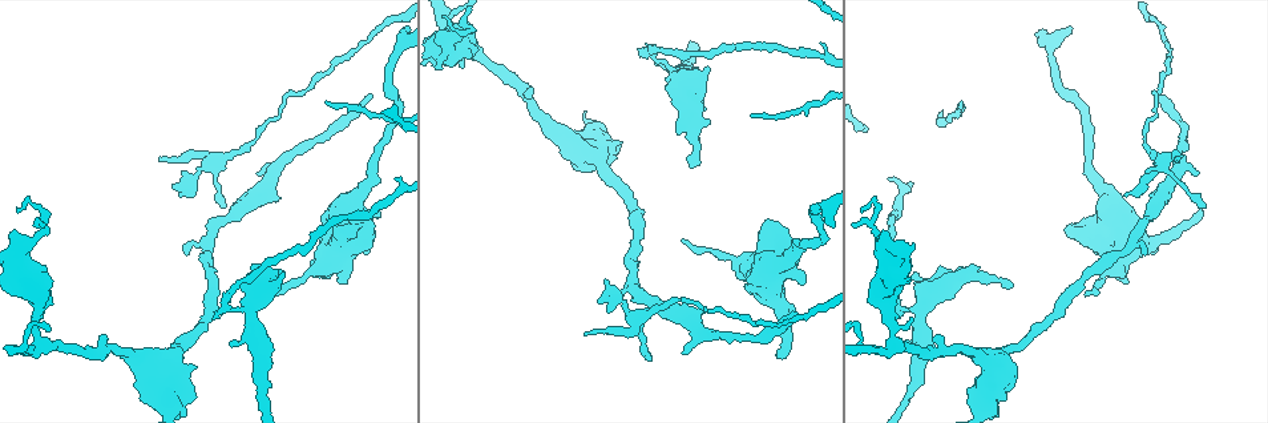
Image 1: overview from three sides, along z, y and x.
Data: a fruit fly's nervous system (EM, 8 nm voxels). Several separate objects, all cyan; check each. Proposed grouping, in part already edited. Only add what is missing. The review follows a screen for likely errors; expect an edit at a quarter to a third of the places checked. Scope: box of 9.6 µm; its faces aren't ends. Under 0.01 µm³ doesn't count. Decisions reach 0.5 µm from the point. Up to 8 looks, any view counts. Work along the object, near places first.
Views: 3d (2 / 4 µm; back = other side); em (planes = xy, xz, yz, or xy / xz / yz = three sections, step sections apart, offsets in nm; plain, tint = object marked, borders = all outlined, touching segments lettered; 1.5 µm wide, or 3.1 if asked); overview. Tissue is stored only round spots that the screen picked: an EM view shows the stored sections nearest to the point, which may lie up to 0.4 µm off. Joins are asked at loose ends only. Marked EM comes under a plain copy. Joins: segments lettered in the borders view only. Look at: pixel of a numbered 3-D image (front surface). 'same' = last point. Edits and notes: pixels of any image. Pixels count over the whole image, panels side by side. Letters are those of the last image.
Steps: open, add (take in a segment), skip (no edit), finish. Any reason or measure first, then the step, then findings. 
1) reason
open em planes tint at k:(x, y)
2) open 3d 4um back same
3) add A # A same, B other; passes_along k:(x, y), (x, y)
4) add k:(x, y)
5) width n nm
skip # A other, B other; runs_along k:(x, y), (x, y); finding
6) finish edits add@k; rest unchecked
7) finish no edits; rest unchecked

branch stops here
open em yz step 8 borders at 1:(1203, 212)

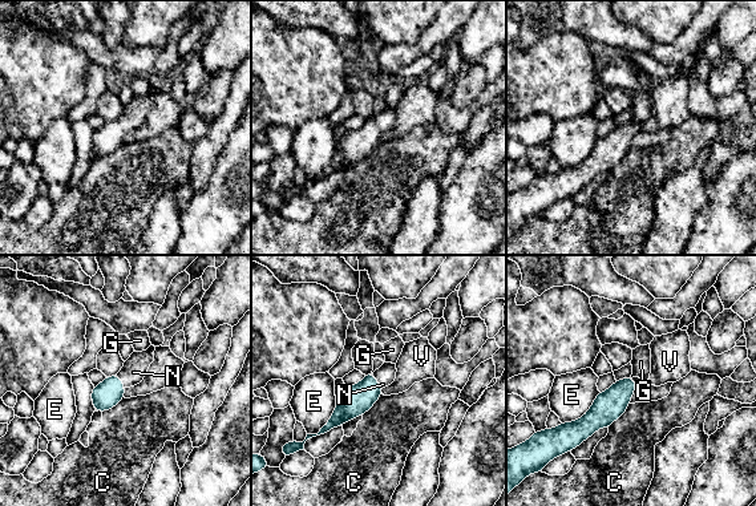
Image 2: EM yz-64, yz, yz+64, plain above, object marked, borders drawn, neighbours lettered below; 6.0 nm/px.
open em planes borders same

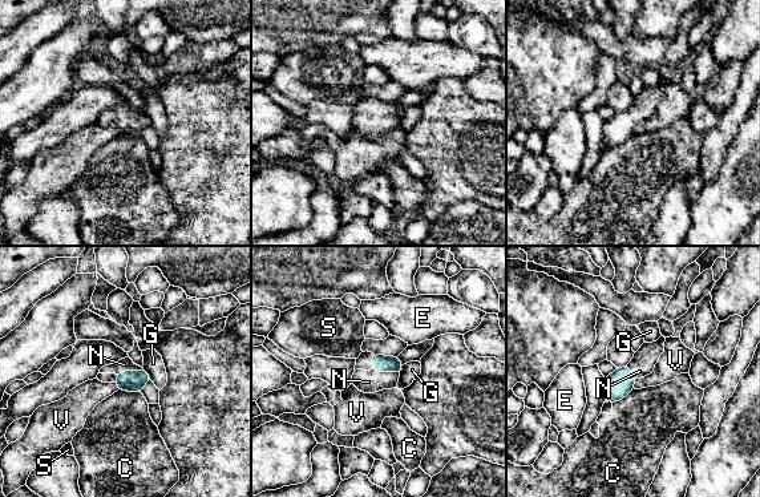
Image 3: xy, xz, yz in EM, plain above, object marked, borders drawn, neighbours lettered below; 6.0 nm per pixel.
add N # C other, E other, G other, N same, S other, V other; passes_along 3:(380, 363), (385, 371), (368, 382); the cell continues

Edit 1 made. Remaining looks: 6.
open overview

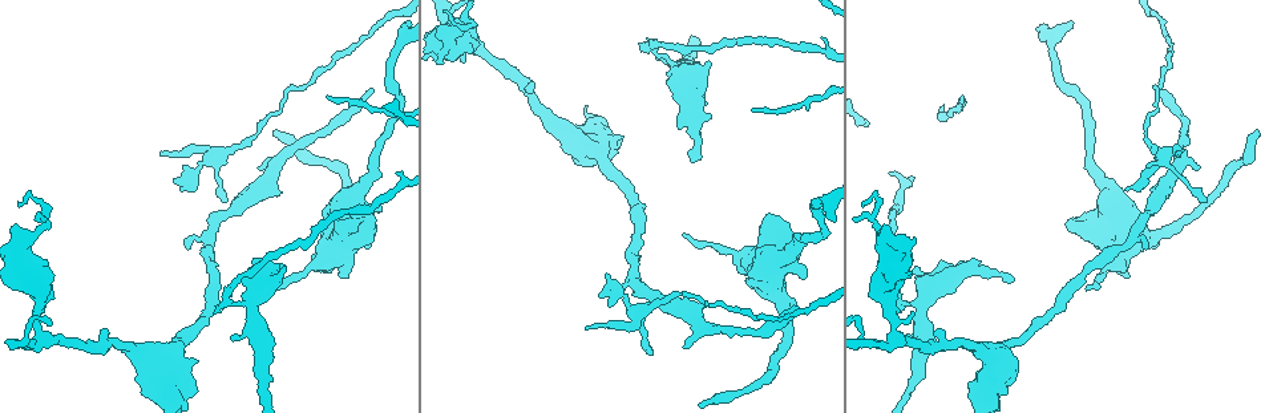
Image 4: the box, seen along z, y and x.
free end
open 3d 2um at 4:(585, 330)

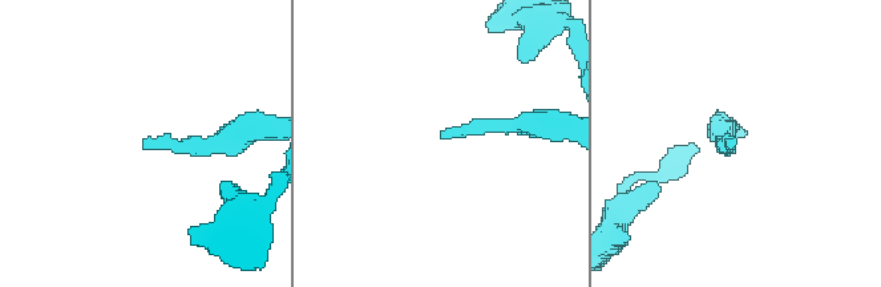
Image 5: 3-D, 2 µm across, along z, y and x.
shape alone is not enough
open em planes tint at 5:(732, 142)

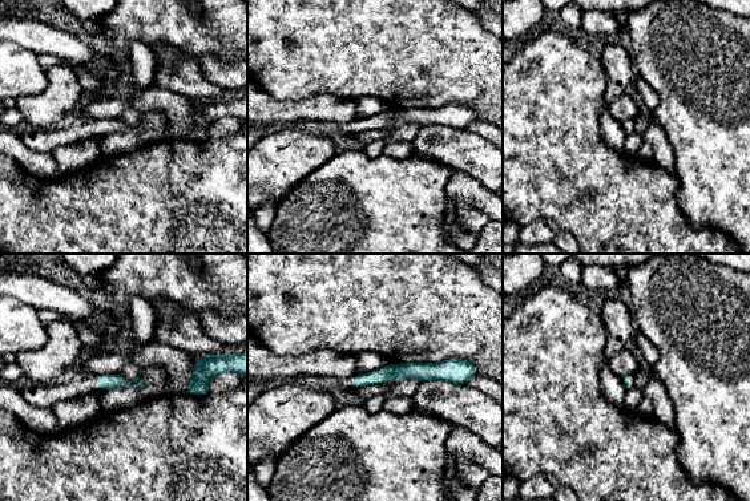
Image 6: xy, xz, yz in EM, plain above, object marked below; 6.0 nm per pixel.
open em planes borders same

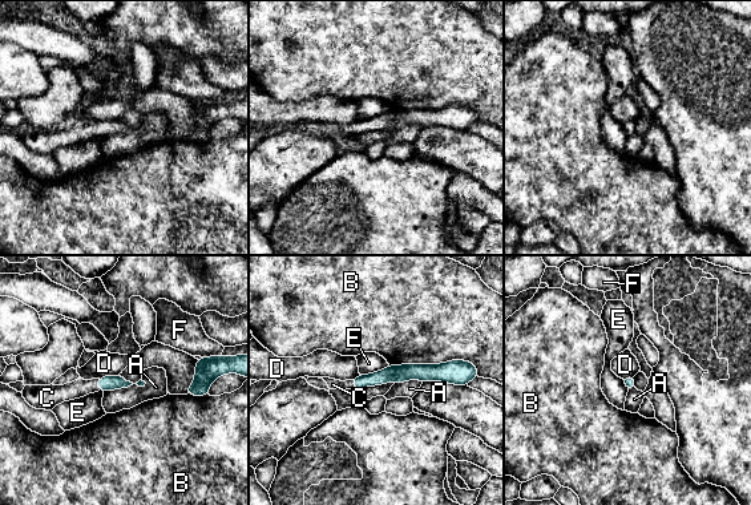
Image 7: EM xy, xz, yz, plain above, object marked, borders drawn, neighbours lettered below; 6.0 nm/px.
add C # A other, B other, C same, D other, E other, F other; passes_along 7:(107, 383), (97, 383), (79, 388); it goes on there

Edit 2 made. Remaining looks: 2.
an open end
open 3d 4um at 4:(286, 268)

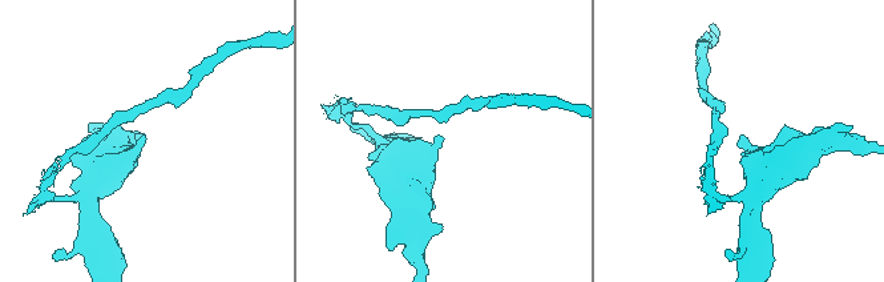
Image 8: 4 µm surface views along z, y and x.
open em planes borders at 8:(743, 135)

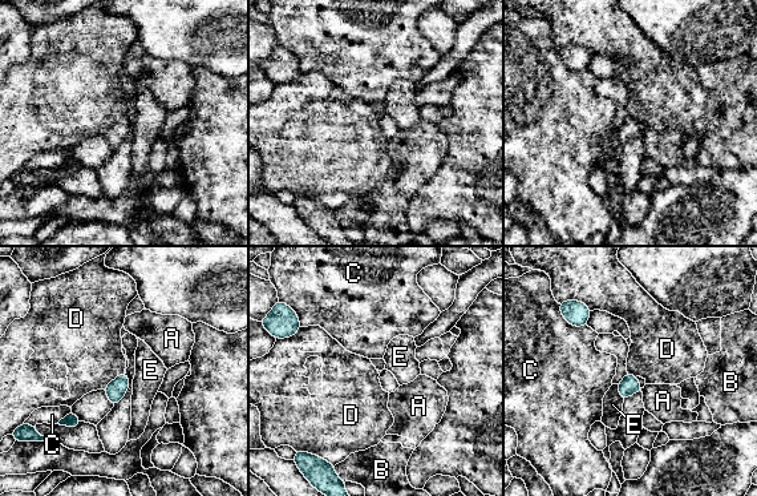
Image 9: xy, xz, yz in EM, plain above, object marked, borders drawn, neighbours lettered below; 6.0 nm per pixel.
skip # A other, B other, C other, D other, E other; border 9:(124, 371), (104, 390); no lettered segment goes on from it

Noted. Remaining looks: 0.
finish edits add@3, add@7; rest unchecked

